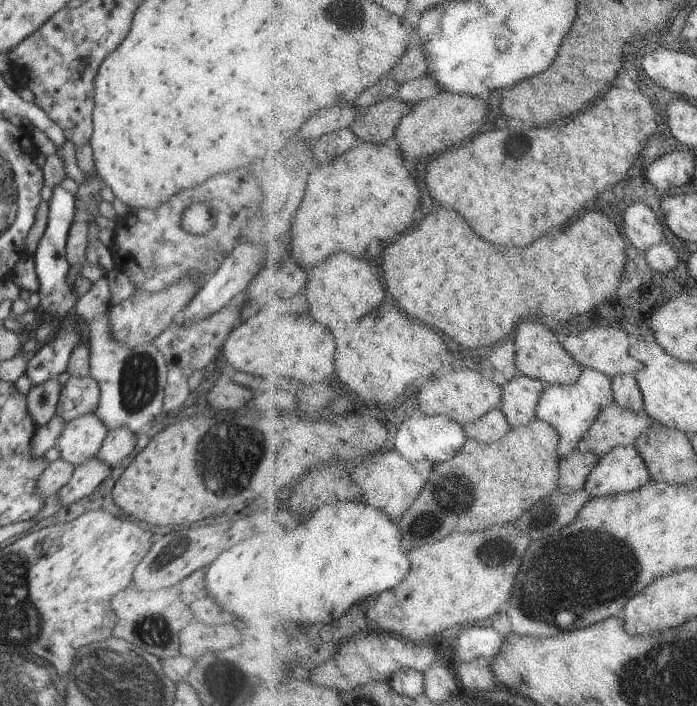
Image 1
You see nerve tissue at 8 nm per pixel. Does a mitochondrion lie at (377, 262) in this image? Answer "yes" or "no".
no

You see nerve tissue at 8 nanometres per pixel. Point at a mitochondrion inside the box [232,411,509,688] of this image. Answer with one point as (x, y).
(458, 493)

